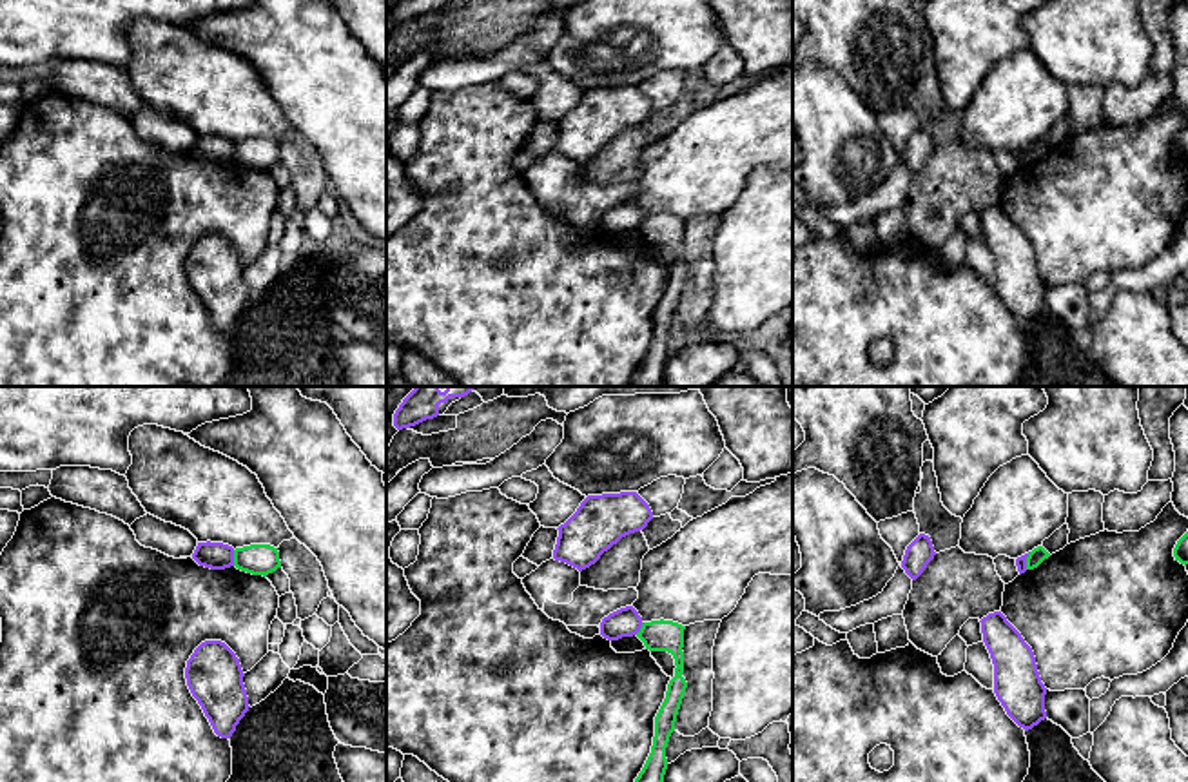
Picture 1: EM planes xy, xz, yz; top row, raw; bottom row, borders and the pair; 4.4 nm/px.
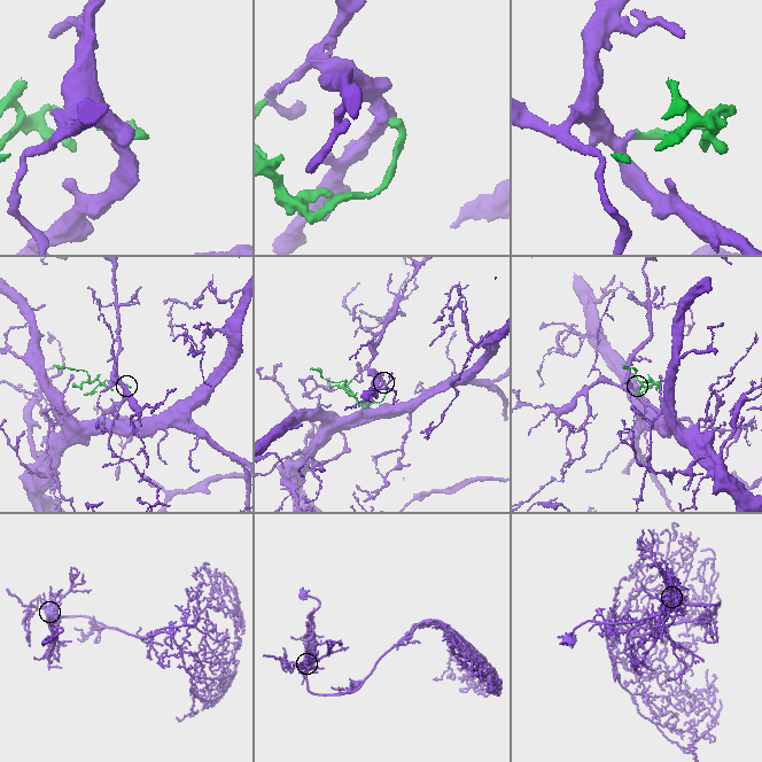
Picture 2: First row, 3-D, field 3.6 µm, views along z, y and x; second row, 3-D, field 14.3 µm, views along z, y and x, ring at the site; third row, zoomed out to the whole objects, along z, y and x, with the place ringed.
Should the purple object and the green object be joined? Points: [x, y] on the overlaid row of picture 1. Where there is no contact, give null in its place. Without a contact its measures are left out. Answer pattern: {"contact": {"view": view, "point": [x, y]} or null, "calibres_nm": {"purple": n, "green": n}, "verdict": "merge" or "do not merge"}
{"contact": {"view": "xy", "point": [233, 557]}, "calibres_nm": {"purple": 130, "green": 140}, "verdict": "do not merge"}

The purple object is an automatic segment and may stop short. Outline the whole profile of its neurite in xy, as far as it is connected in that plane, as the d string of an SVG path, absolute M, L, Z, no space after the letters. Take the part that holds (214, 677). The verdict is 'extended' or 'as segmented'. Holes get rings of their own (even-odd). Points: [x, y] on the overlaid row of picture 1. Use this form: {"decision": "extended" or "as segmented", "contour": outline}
{"decision": "as segmented", "contour": "M221 640L201 642L187 660L187 686L221 738L232 737L250 708L243 677L239 659Z"}

